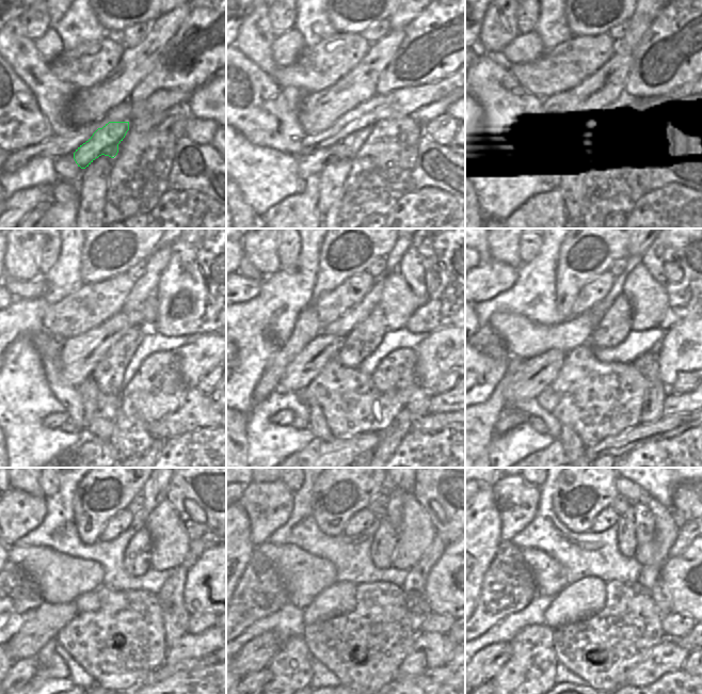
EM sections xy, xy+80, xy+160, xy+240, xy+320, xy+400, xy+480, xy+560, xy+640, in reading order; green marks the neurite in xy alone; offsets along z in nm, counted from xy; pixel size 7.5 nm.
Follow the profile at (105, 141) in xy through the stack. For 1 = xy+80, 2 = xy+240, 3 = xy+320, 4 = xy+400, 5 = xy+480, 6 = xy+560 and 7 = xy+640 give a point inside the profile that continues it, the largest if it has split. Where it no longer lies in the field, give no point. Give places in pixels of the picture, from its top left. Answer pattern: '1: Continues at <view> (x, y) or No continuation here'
1: Continues at xy+80 (312, 164)
2: Continues at xy+240 (58, 419)
3: Continues at xy+320 (285, 416)
4: Continues at xy+400 (509, 420)
5: Continues at xy+480 (21, 672)
6: Continues at xy+560 (252, 684)
7: Continues at xy+640 (489, 684).

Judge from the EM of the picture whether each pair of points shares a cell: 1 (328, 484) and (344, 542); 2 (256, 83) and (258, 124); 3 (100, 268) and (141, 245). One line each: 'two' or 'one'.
1: two
2: one
3: one

